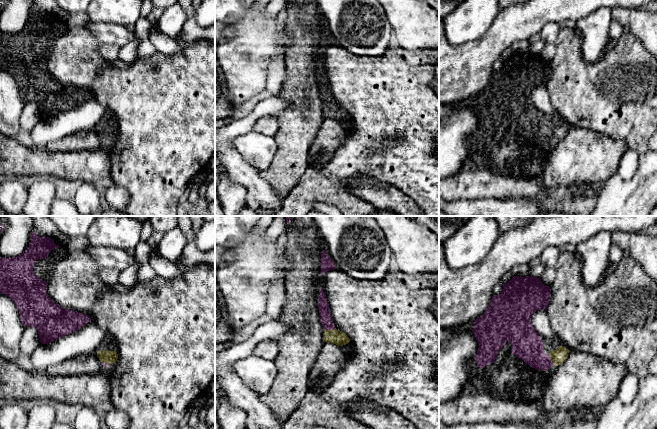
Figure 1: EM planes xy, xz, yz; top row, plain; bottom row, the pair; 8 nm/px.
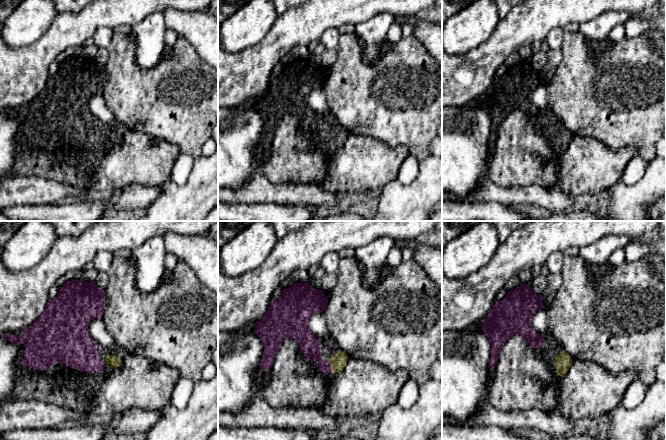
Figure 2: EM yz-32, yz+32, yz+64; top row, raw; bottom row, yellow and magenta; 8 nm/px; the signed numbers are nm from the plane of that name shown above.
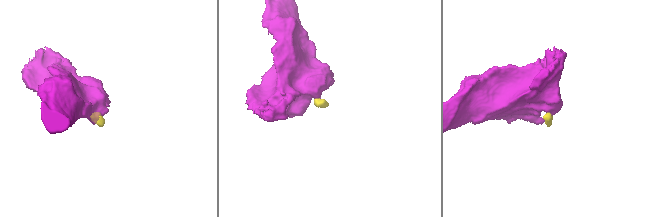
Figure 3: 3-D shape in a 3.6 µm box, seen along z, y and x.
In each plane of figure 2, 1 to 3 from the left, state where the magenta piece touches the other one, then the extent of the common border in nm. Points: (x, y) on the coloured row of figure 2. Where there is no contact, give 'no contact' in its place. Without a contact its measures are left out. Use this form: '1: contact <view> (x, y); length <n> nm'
1: no contact
2: contact yz+32 (331, 365); length 90 nm
3: no contact

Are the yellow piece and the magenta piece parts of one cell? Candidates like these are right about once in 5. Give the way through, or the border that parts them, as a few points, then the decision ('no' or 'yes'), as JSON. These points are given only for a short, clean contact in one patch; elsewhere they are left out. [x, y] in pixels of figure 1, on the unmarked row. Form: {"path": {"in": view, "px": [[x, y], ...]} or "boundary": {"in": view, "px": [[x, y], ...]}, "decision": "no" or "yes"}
{"path": {"in": "xz", "px": [[334, 112], [329, 106], [324, 86]]}, "decision": "yes"}

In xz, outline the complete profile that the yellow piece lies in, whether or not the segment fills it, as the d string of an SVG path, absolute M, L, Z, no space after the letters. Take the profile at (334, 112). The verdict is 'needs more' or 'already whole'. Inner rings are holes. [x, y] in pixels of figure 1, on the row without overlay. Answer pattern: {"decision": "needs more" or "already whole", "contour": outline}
{"decision": "needs more", "contour": "M321 63L320 66L321 69L318 75L318 84L321 92L321 99L325 104L323 109L323 117L336 120L346 129L351 129L352 121L349 119L350 115L344 108L335 104L326 71Z"}

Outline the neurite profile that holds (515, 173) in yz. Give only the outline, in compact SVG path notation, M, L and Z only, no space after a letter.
M504 169L503 171L504 176L512 176L515 178L520 178L520 179L528 179L530 177L526 176L524 173L516 170L516 169Z

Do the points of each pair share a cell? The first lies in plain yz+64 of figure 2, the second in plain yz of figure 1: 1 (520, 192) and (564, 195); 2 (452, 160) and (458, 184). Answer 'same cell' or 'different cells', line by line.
1: different cells
2: different cells

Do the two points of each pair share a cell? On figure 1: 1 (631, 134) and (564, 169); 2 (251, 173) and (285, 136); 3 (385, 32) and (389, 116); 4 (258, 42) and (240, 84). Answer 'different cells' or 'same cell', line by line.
1: different cells
2: different cells
3: different cells
4: same cell

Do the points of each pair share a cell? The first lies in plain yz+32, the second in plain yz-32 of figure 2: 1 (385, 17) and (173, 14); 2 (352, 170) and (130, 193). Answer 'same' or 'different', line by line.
1: different
2: different

